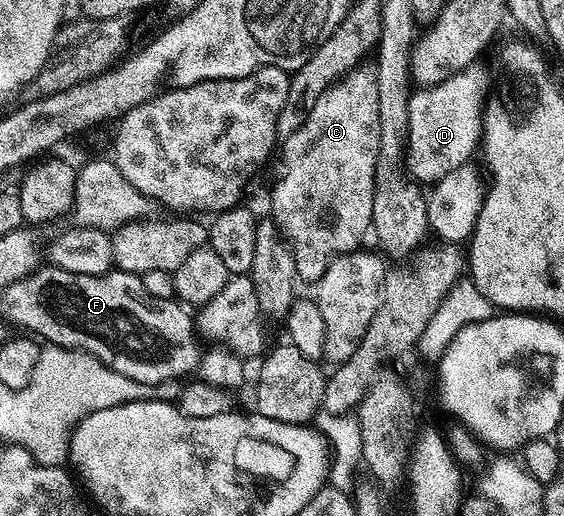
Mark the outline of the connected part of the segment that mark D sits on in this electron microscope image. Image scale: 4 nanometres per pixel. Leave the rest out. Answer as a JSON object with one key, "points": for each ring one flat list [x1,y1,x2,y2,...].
{"points":[[478,62,448,76,443,82,421,86,414,91,409,109,409,147,407,167,414,180,432,186,451,170,470,163,473,151,478,151,483,140,485,108,491,95,489,72]]}

